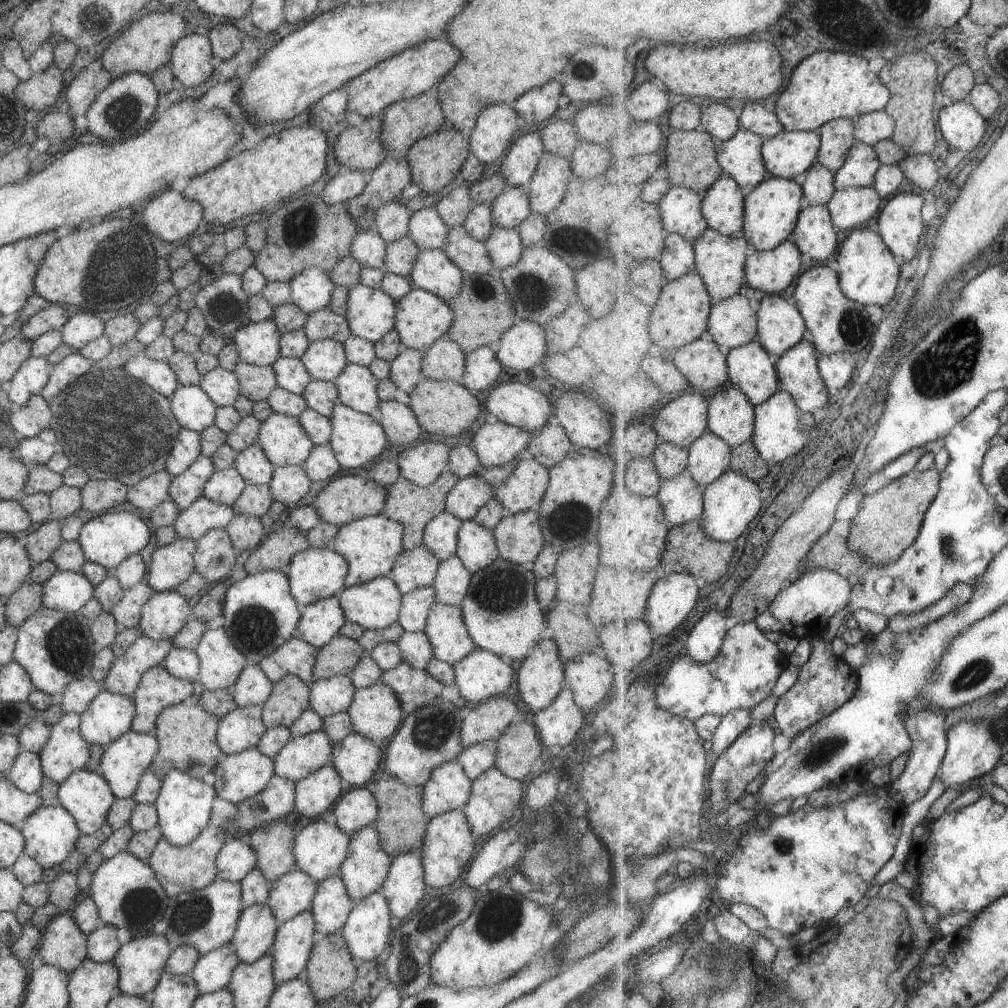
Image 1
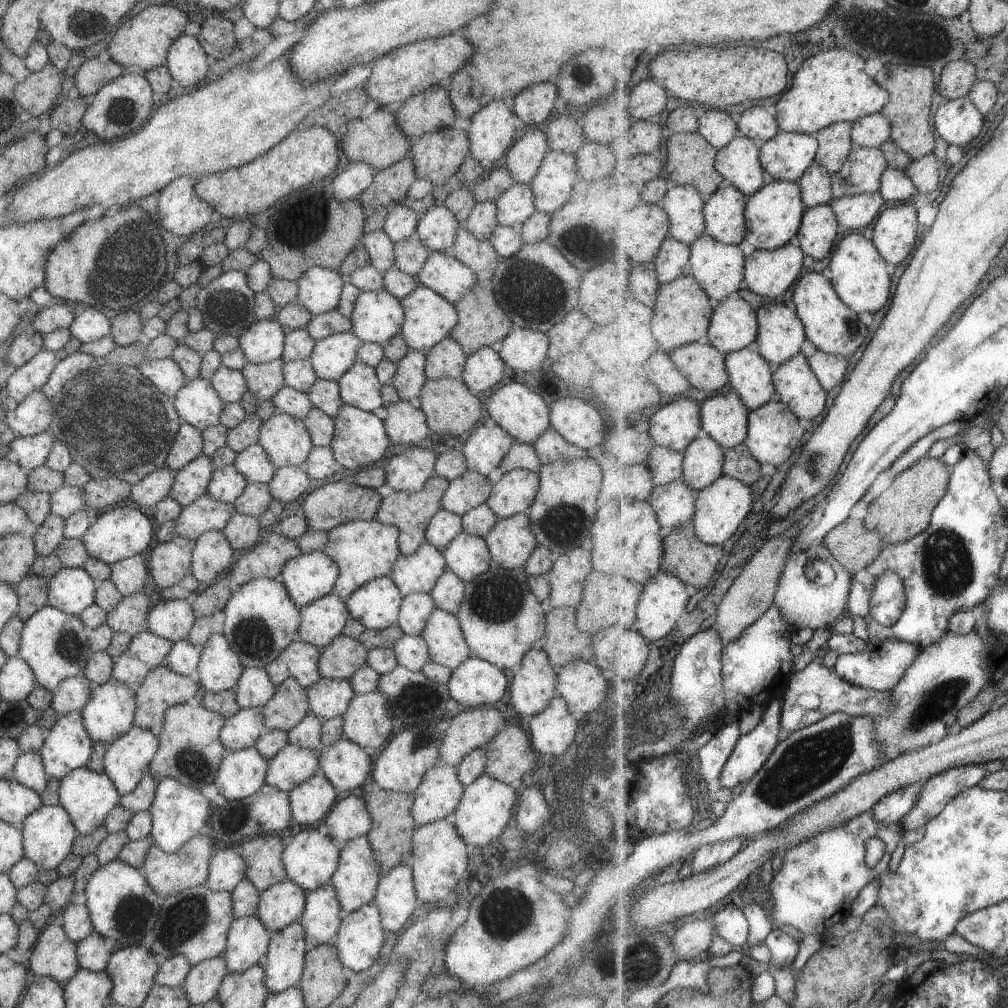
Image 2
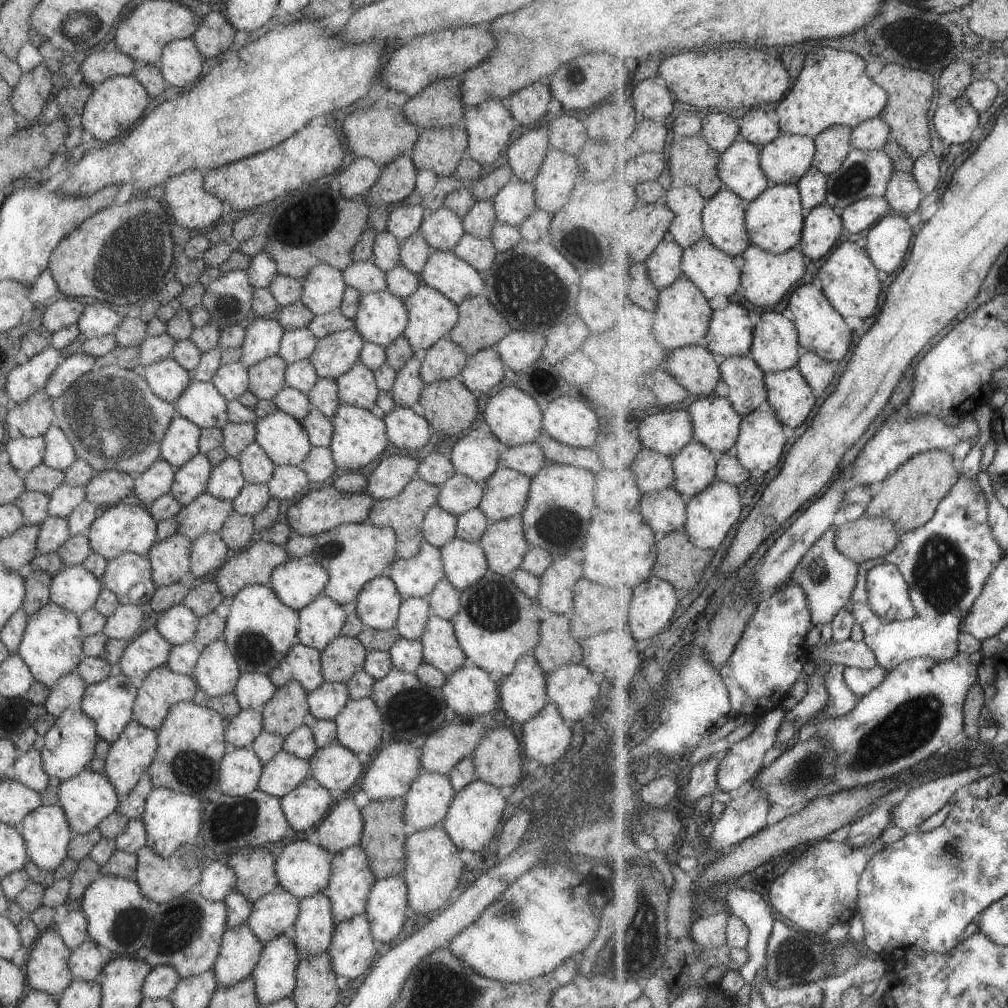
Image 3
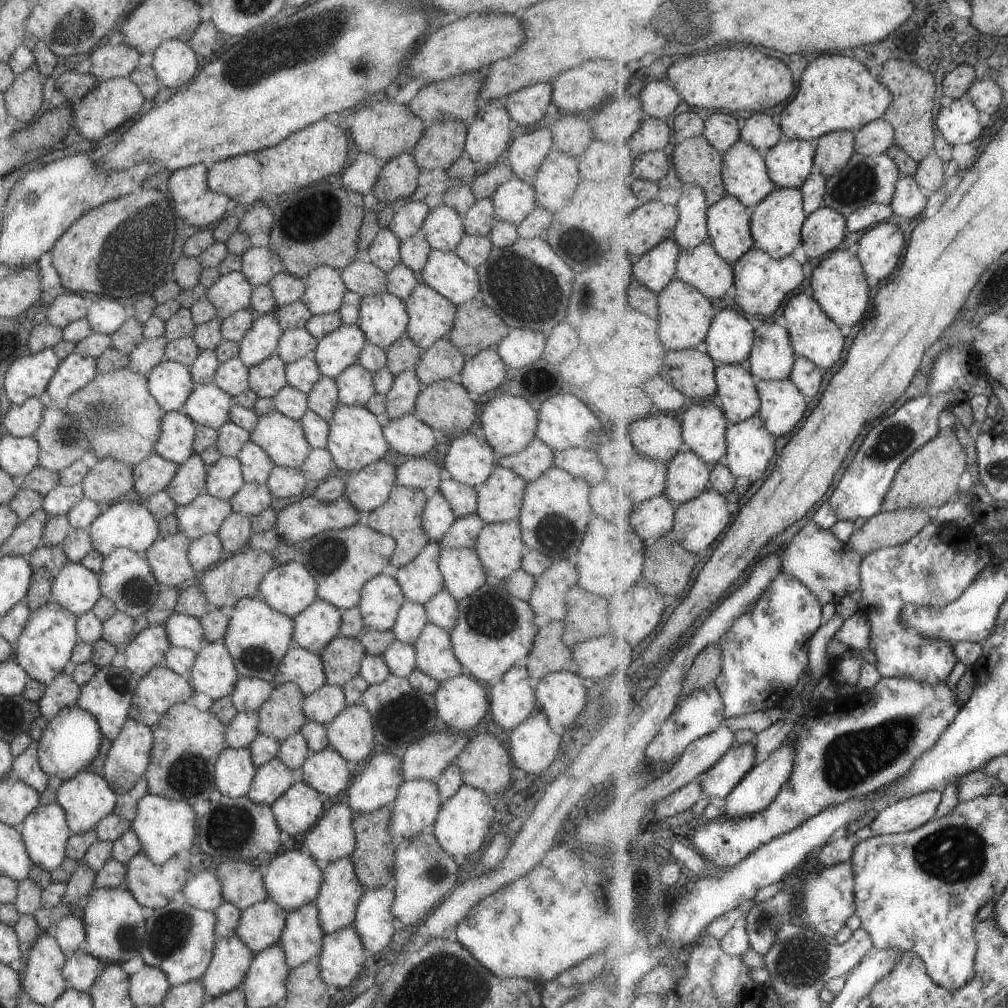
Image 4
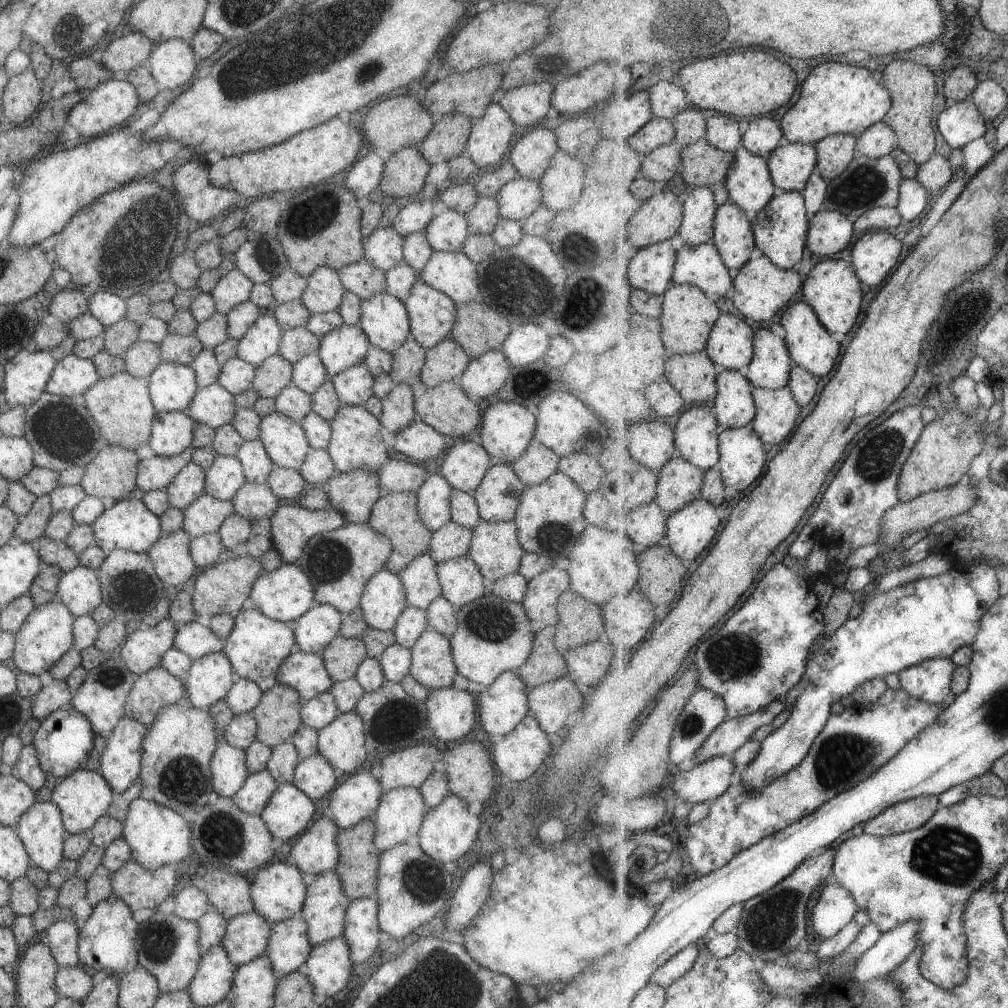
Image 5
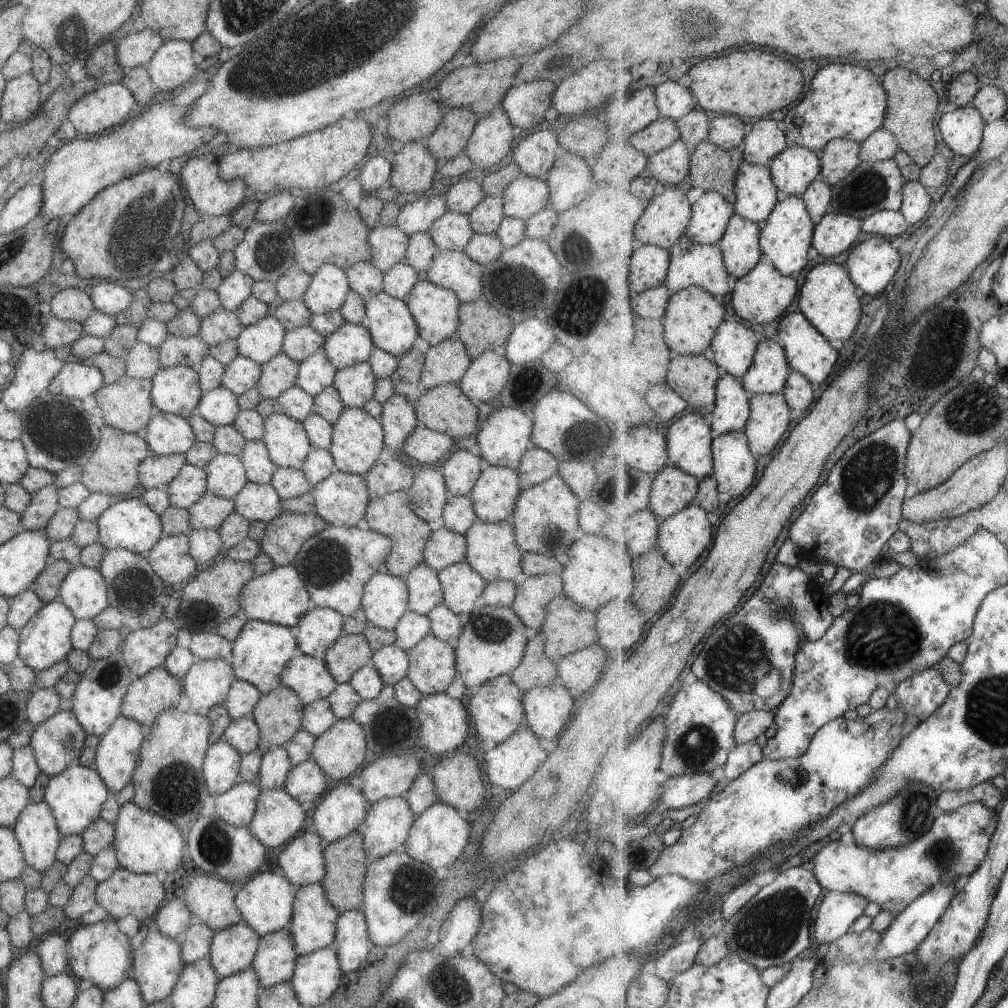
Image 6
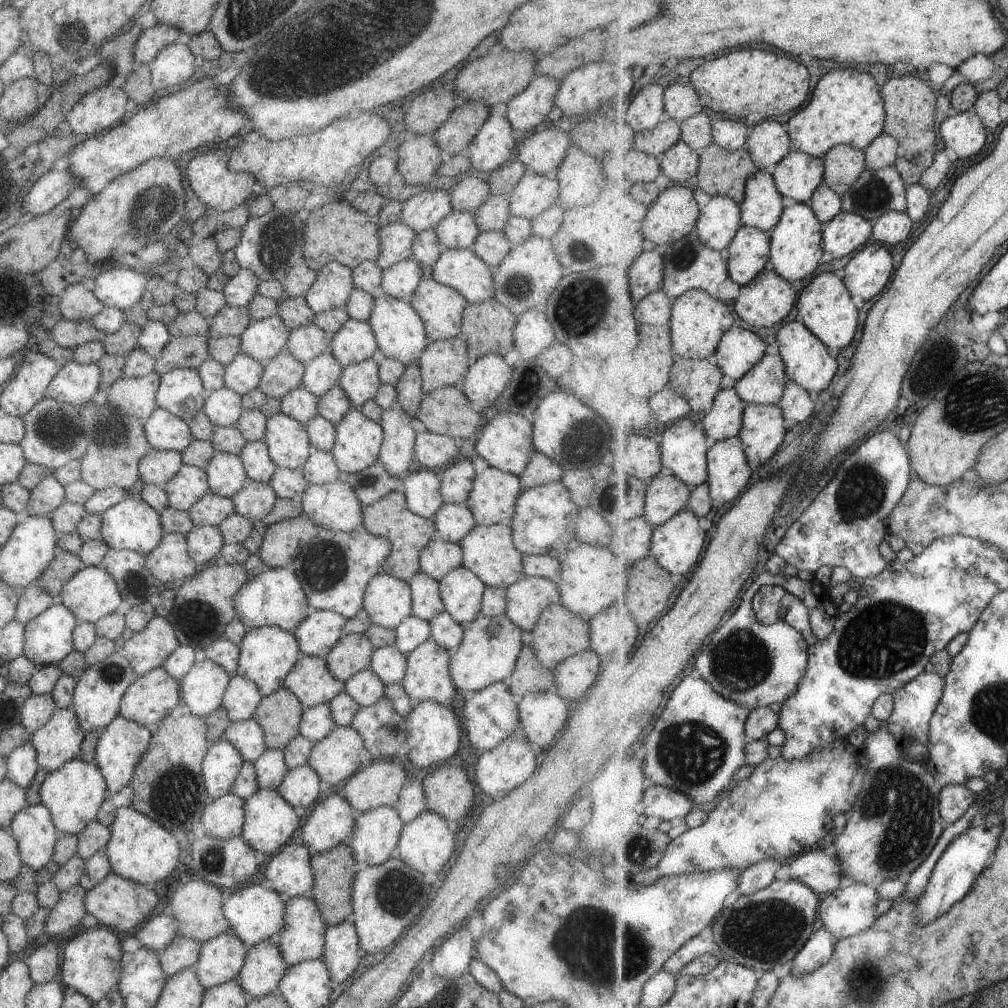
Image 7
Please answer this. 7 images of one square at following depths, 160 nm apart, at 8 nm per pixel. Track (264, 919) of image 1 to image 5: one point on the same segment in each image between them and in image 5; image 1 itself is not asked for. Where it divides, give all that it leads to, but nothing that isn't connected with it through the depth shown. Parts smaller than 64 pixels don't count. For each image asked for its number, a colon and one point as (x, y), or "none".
2: (247, 938)
3: (238, 952)
4: (230, 959)
5: (212, 982)

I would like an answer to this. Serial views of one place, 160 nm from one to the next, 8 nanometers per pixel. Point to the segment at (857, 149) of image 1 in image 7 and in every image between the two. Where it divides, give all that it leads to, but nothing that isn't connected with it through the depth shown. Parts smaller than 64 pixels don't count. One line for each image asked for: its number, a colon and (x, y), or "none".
2: (862, 173)
3: (864, 174)
4: (867, 179)
5: (866, 184)
6: (871, 187)
7: (877, 192)

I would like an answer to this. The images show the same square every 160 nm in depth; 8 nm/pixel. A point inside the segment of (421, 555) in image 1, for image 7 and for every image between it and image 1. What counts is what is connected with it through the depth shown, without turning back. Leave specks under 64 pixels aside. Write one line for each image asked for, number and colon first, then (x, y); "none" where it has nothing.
2: (417, 572)
3: (415, 576)
4: (419, 579)
5: (419, 580)
6: (423, 589)
7: (425, 602)

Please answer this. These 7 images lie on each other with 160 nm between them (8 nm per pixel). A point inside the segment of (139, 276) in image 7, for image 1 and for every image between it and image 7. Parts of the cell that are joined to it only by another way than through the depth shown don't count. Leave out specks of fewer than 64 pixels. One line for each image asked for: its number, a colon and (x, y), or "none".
1: (78, 330)
2: (91, 324)
3: (97, 319)
4: (104, 315)
5: (106, 308)
6: (108, 298)

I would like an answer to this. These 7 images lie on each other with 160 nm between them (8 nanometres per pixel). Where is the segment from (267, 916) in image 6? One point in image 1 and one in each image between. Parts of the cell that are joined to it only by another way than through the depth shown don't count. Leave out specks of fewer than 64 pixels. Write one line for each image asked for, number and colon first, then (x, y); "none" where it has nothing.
1: (318, 850)
2: (309, 860)
3: (302, 869)
4: (292, 878)
5: (277, 890)

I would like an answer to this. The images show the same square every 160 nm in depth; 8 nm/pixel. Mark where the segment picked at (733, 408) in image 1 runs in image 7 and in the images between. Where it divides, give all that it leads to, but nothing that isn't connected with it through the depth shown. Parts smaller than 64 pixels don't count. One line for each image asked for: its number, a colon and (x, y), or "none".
2: (725, 417)
3: (717, 424)
4: (705, 425)
5: (697, 431)
6: (690, 438)
7: (684, 445)

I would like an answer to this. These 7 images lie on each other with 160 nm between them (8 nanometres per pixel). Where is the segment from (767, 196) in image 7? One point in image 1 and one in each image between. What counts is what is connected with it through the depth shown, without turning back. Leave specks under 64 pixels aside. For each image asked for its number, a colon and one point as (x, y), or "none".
1: (741, 157)
2: (739, 162)
3: (740, 168)
4: (745, 173)
5: (750, 184)
6: (757, 195)

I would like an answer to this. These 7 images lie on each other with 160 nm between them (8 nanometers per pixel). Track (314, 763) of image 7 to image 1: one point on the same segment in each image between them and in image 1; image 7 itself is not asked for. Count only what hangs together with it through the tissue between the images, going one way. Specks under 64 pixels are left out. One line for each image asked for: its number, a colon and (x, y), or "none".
1: (374, 711)
2: (366, 721)
3: (358, 724)
4: (350, 734)
5: (341, 744)
6: (339, 751)

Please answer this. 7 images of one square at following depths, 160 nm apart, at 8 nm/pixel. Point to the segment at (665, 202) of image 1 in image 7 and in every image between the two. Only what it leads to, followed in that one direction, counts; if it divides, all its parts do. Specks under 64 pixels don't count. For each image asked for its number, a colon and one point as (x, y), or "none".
2: (685, 204)
3: (687, 203)
4: (692, 229)
5: (697, 228)
6: (712, 213)
7: (721, 219)

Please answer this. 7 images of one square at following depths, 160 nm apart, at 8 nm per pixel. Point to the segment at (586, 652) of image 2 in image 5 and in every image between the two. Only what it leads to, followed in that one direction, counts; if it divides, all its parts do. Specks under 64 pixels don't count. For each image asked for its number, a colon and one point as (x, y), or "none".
3: (555, 647)
4: (548, 654)
5: (544, 663)

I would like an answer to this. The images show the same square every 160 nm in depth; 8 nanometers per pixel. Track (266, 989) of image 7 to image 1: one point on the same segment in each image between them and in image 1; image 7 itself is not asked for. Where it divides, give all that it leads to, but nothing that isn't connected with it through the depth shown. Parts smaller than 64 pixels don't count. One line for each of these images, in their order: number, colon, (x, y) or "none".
1: (330, 905)
2: (321, 915)
3: (314, 925)
4: (301, 937)
5: (288, 946)
6: (273, 962)

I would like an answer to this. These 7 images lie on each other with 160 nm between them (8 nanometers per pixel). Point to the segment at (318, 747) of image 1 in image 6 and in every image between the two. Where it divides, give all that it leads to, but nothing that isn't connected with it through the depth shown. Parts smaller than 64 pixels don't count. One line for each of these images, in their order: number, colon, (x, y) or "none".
2: (287, 768)
3: (282, 772)
4: (272, 779)
5: (254, 793)
6: (235, 807)

